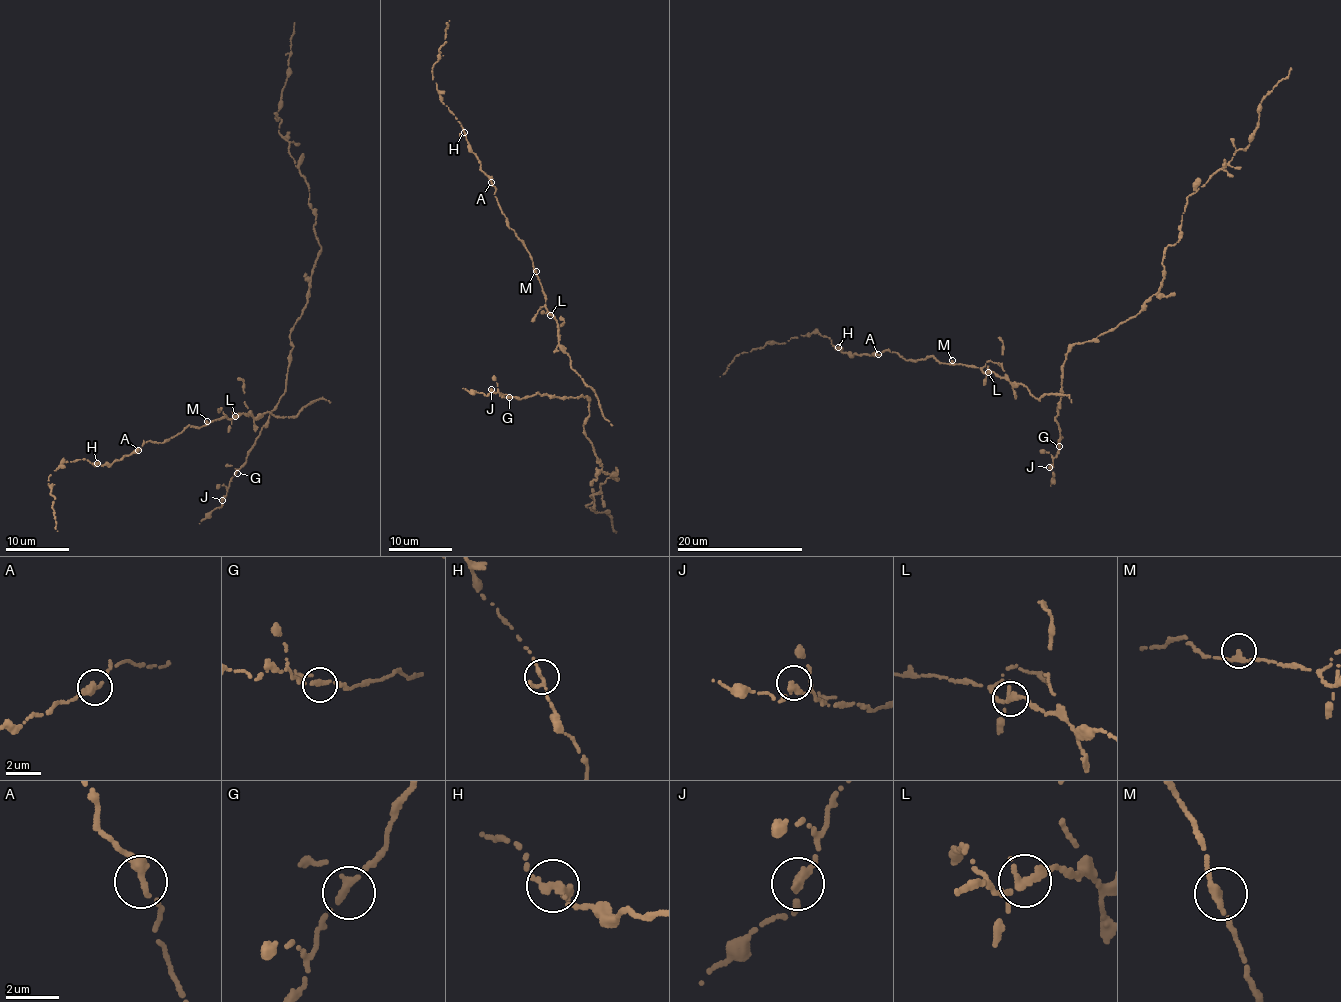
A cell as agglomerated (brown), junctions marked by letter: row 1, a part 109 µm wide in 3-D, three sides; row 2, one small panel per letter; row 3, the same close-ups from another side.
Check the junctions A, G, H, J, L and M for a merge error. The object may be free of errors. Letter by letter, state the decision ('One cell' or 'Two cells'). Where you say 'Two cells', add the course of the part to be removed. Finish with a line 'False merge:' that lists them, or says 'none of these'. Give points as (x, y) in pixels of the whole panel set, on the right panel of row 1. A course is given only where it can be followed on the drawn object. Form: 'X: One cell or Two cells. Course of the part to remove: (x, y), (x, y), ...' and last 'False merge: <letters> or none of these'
A: One cell
G: One cell
H: One cell
J: One cell
L: One cell
M: One cell
False merge: none of these

